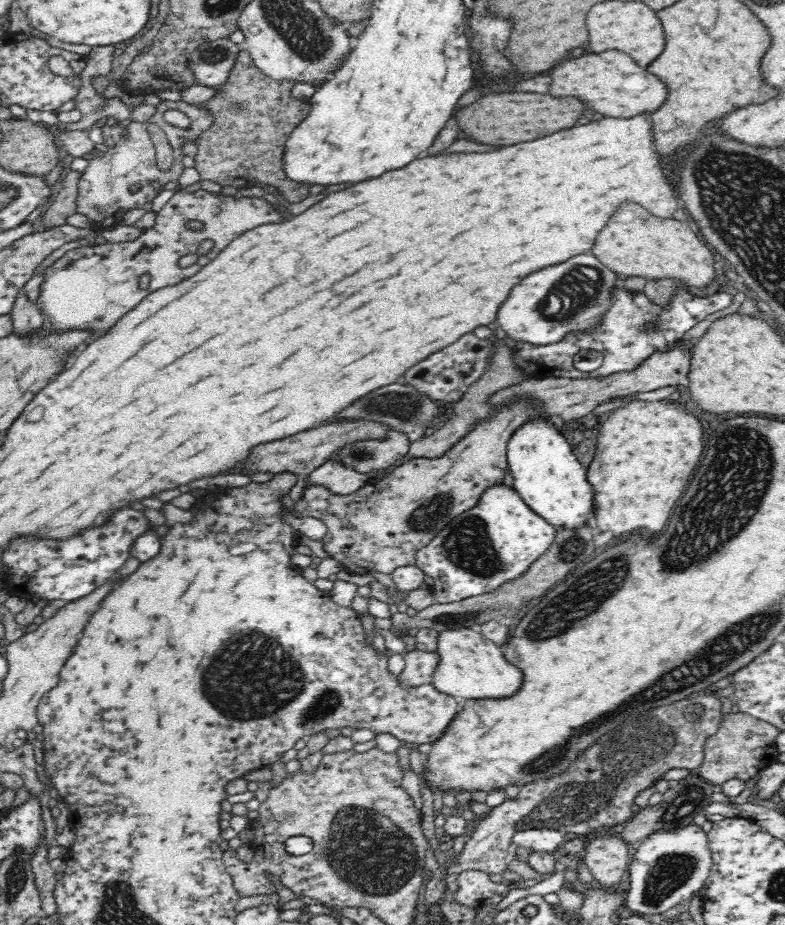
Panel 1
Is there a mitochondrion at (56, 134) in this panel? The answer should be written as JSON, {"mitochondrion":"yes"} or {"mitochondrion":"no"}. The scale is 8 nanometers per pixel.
{"mitochondrion":"no"}

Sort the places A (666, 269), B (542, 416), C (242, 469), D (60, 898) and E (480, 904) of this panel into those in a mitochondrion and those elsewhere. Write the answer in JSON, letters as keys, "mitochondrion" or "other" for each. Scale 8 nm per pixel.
{"A":"other","B":"other","C":"other","D":"other","E":"other"}

